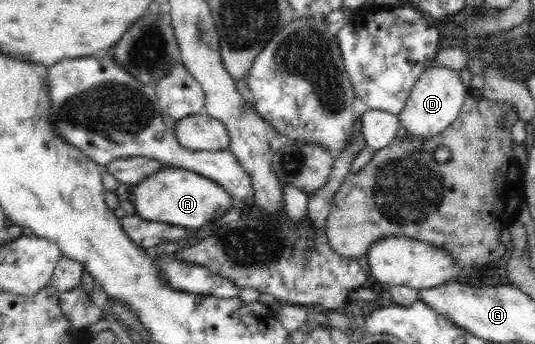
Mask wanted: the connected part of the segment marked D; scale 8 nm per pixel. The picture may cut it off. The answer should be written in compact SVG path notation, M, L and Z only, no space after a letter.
M432 62L432 66L424 70L424 73L420 75L420 79L416 81L403 109L400 111L400 114L397 115L399 129L402 128L407 136L414 138L414 140L432 139L442 133L442 131L446 131L458 118L467 95L467 89L465 89L465 86L462 84L461 75L458 71L444 69L444 67L433 67Z

